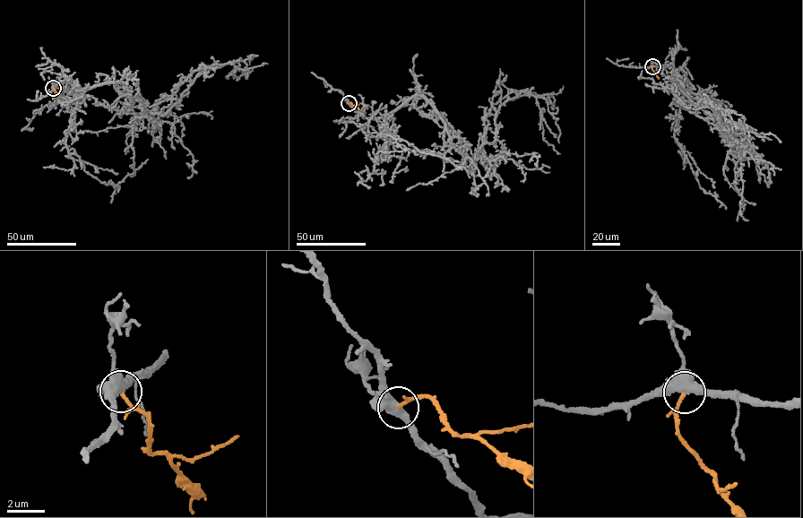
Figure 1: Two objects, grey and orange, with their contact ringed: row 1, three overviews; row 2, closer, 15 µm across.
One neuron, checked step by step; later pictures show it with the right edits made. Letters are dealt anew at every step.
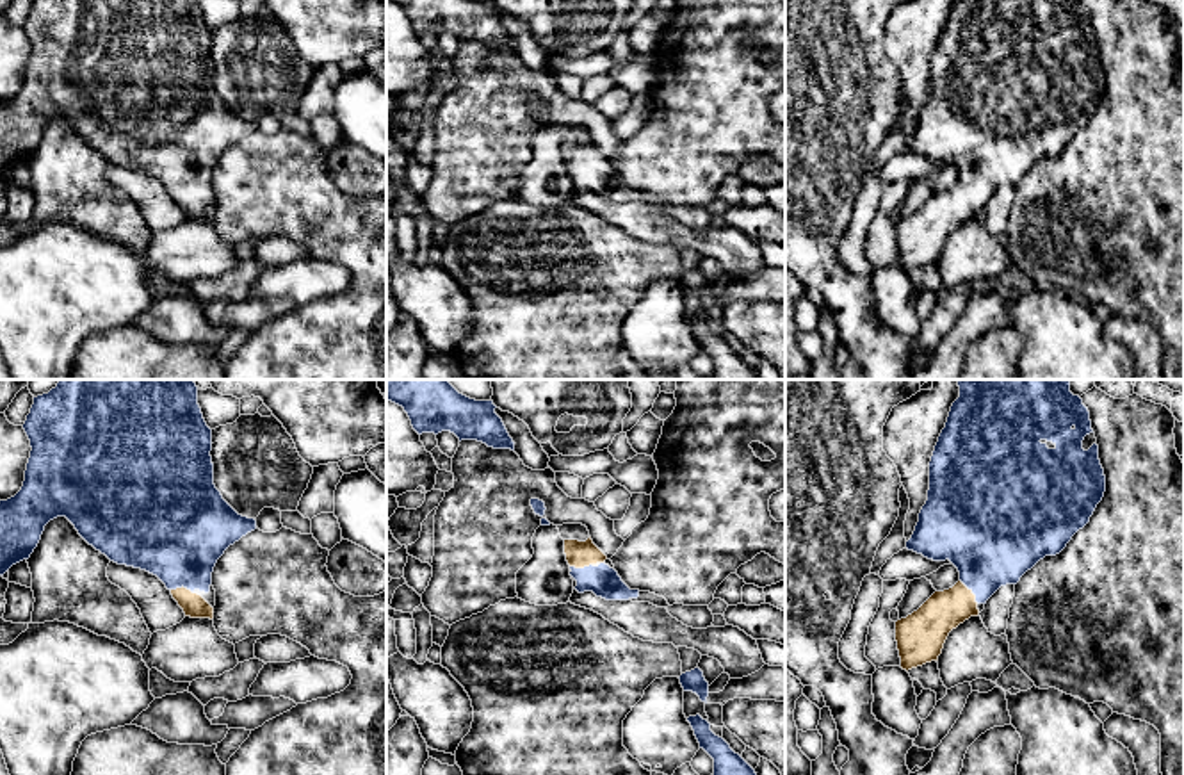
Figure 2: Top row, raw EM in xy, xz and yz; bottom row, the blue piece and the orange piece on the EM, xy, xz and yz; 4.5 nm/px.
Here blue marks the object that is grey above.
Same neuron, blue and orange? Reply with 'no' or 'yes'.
yes

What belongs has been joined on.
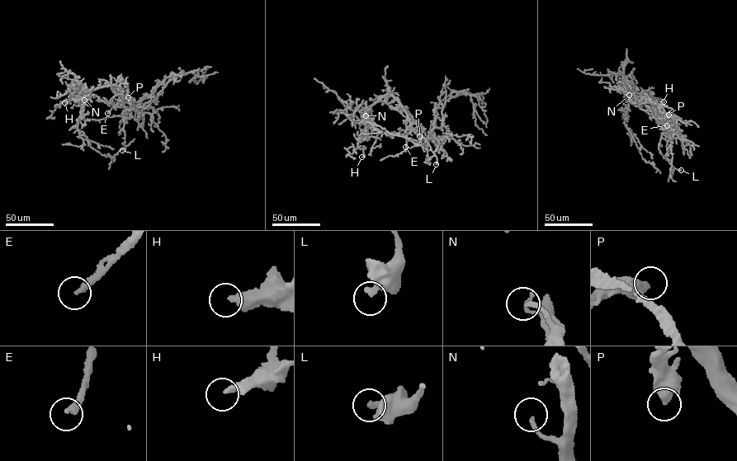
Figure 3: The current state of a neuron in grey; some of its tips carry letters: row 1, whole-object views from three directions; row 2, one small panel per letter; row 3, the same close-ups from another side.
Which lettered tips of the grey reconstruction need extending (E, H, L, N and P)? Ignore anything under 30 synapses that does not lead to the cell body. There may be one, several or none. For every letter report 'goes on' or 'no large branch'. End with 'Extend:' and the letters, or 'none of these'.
E: goes on
H: no large branch
L: no large branch
N: goes on
P: no large branch
Extend: E, N

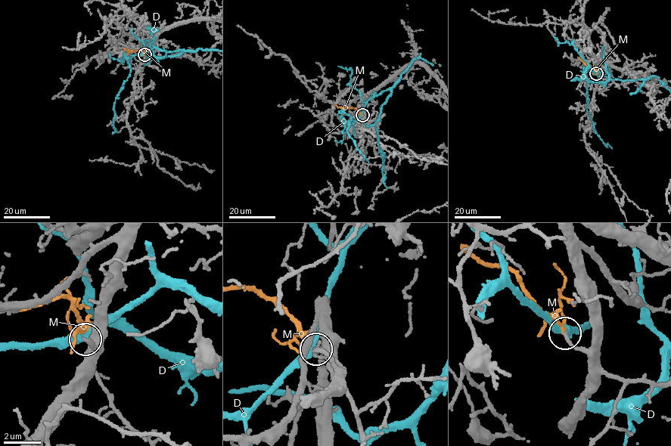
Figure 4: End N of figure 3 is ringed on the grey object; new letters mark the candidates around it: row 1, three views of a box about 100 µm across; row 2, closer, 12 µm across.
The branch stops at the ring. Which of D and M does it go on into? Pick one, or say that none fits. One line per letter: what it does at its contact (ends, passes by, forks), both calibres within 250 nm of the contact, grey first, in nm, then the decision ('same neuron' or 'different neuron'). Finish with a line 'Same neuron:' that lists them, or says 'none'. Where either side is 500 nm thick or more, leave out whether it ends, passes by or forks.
D: it passes by; 190 nm thick on the grey side, 380 nm on the other; different neuron
M: it passes by; 190 nm thick on the grey side, 190 nm on the other; same neuron
Same neuron: M

